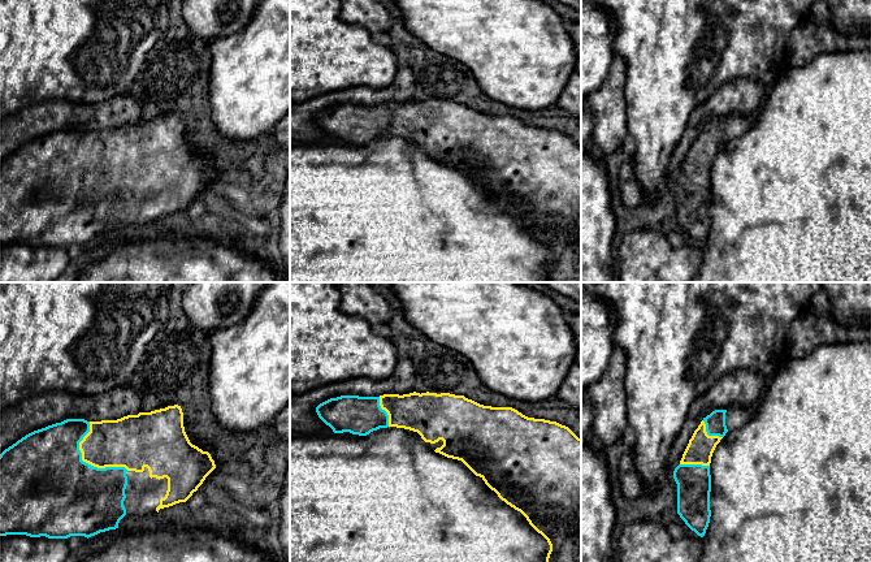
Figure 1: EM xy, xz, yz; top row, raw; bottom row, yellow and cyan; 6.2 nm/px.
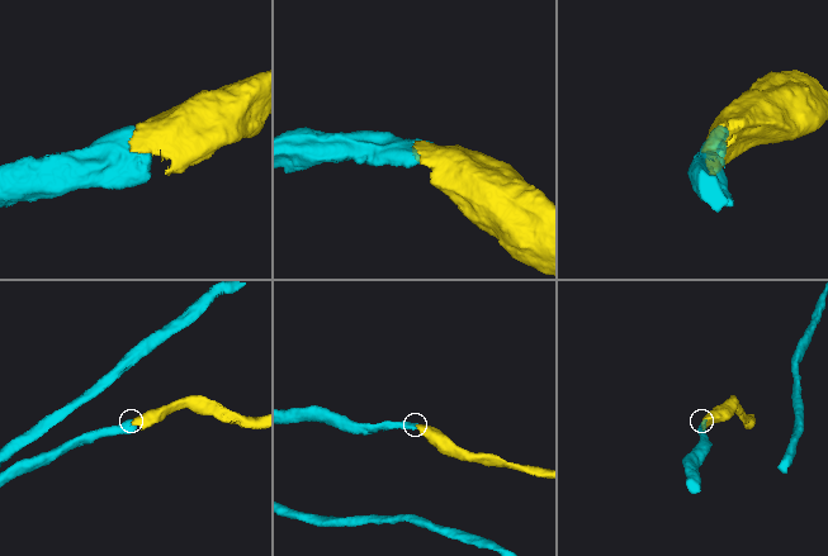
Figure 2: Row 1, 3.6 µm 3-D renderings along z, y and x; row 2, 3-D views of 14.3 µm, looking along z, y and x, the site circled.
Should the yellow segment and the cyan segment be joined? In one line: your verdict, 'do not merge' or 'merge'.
merge

